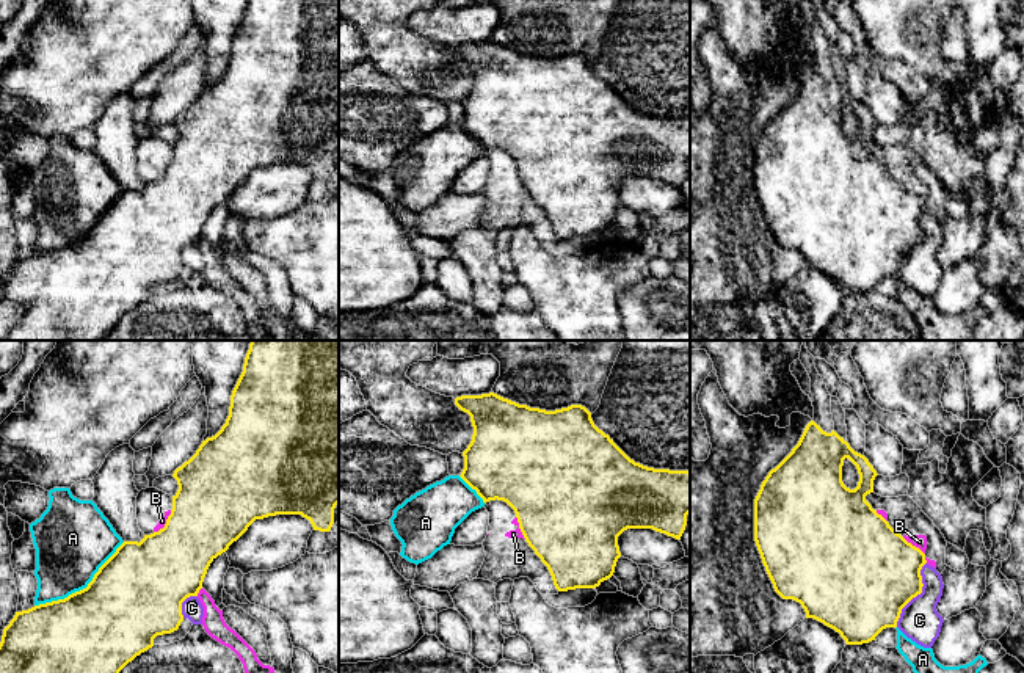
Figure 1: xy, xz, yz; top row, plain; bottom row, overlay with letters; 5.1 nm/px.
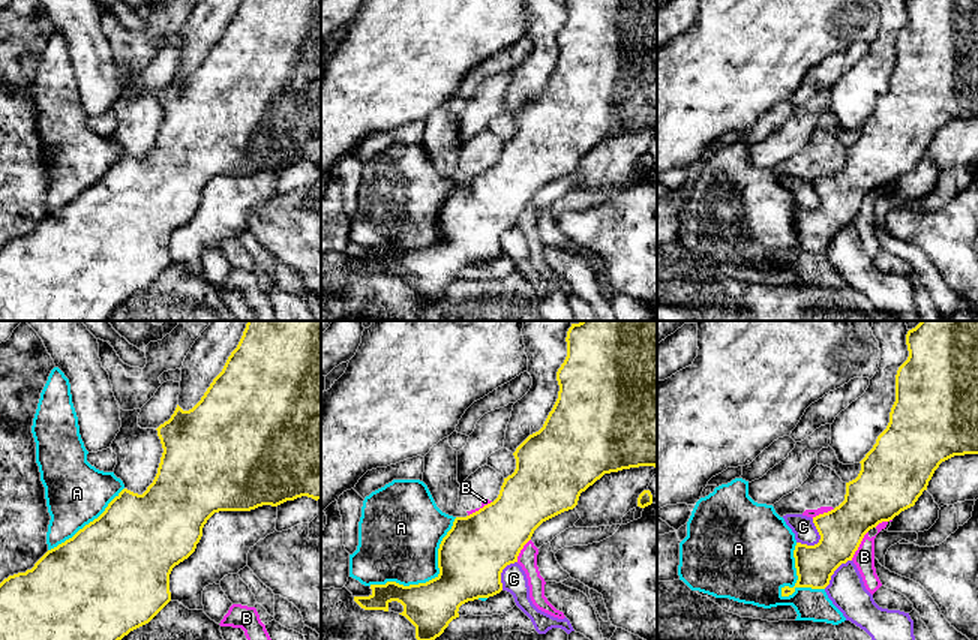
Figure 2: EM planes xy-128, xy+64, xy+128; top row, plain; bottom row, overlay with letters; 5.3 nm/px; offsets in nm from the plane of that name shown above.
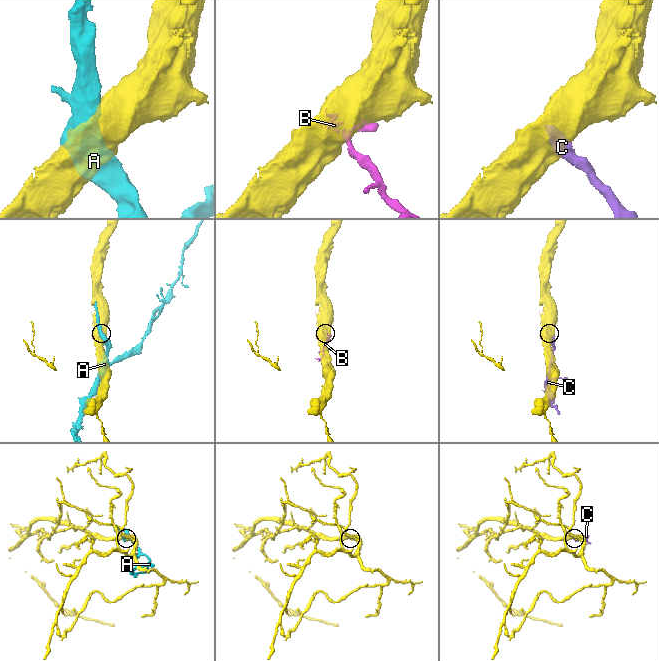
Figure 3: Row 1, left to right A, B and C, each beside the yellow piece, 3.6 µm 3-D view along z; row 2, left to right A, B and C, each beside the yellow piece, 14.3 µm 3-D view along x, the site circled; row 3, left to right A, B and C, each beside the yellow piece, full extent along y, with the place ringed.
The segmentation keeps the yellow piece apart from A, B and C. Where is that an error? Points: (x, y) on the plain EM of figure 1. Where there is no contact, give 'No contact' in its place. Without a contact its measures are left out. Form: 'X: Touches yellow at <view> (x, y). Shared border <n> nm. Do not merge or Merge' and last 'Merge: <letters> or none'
A: Touches yellow at xy (83, 237). Shared border 550 nm. Do not merge
B: Touches yellow at xz (519, 176). Shared border 130 nm. Do not merge
C: Touches yellow at yz (918, 242). Shared border 360 nm. Do not merge
Merge: none

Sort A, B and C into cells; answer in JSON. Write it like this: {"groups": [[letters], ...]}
{"groups": [["A"], ["B"], ["C"]]}

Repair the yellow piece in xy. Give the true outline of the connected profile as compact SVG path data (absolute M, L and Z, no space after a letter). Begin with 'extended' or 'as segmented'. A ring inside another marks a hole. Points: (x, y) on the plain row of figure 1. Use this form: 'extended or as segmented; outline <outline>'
as segmented; outline M248 0L243 20L231 44L226 72L215 85L202 89L196 102L177 116L172 126L177 129L179 138L172 144L172 158L163 177L144 184L140 191L124 190L99 216L86 237L64 248L16 260L14 267L3 278L0 290L0 340L102 340L129 311L154 295L157 284L179 278L183 270L182 251L190 245L198 245L210 212L226 201L256 168L276 163L301 163L310 169L314 179L331 179L334 157L339 152L339 0Z

